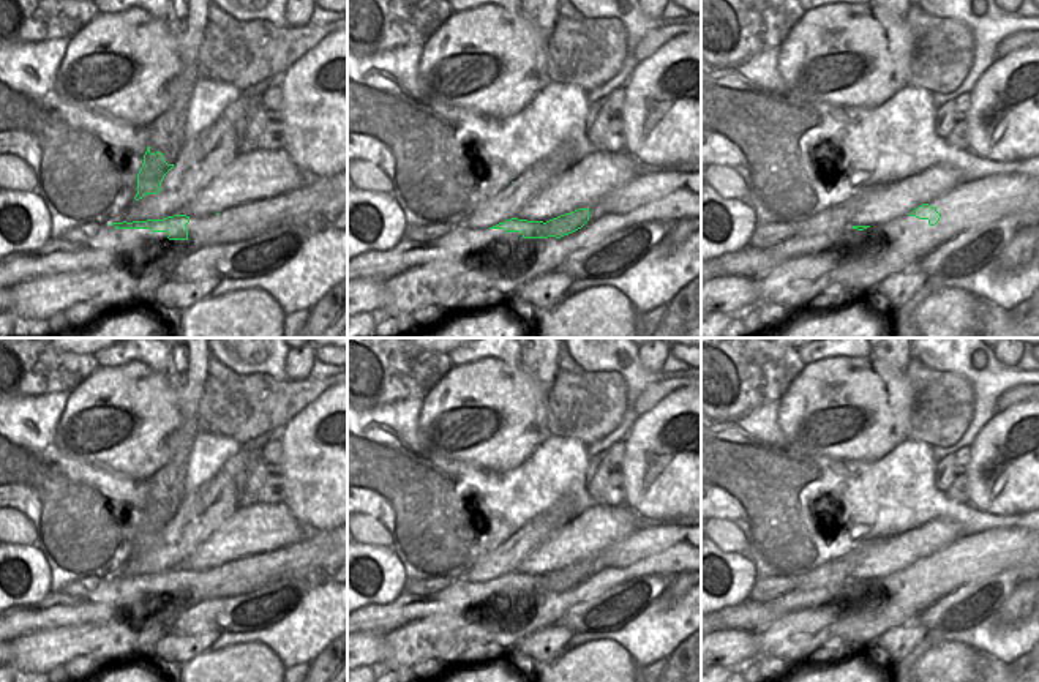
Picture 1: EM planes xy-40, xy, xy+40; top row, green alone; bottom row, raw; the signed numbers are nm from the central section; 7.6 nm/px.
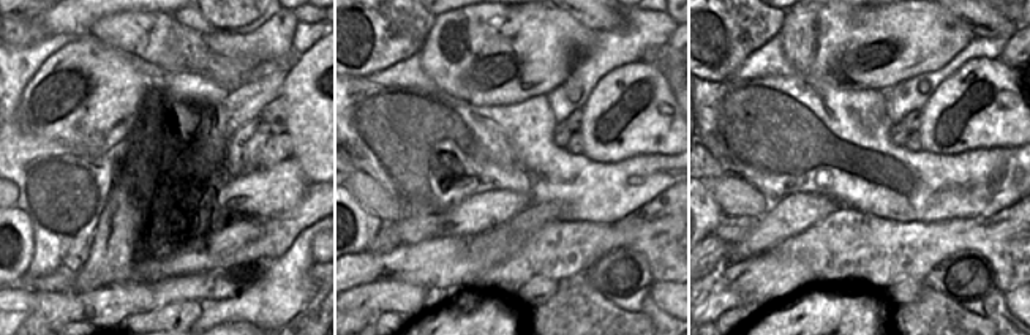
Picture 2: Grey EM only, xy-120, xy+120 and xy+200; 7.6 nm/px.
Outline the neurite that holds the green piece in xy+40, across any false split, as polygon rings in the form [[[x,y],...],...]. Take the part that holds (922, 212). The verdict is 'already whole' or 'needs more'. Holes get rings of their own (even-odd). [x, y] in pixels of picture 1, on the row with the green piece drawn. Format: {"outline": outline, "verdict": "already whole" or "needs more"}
{"outline": [[[922,204],[917,208],[914,208],[910,216],[916,216],[919,219],[927,219],[930,226],[935,226],[941,213],[936,212],[936,207],[930,207],[928,204]]], "verdict": "already whole"}

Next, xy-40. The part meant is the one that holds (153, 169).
{"outline": [[[169,0],[171,22],[182,73],[172,82],[172,106],[152,123],[144,164],[137,174],[136,200],[161,191],[164,175],[174,167],[185,141],[185,117],[197,77],[197,51],[208,22],[208,0]]], "verdict": "needs more"}

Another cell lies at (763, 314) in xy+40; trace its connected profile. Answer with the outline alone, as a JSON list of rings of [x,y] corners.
[[[755,303],[752,309],[736,311],[733,317],[739,317],[750,335],[761,332],[766,327],[775,327],[782,324],[791,309],[786,305],[777,303]]]

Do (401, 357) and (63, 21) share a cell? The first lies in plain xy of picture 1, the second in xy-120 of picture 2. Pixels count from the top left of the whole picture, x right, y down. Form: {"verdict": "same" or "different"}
{"verdict": "different"}

